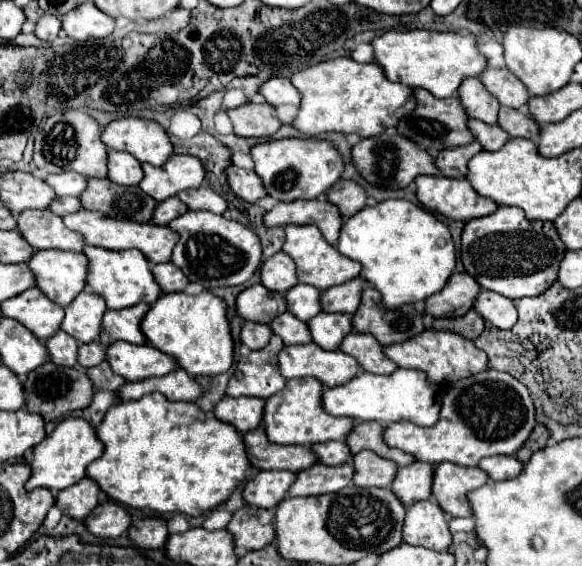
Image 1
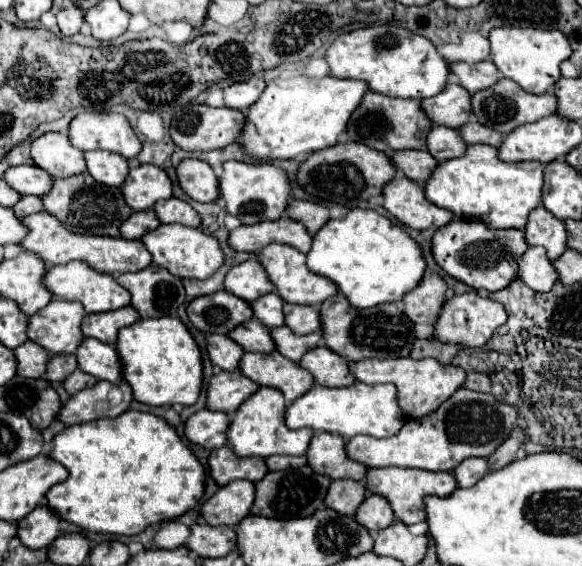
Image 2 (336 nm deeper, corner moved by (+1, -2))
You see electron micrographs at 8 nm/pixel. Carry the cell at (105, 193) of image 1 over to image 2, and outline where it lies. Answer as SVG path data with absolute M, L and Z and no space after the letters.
M89 173L73 175L67 179L55 179L53 189L47 195L43 195L43 207L47 213L55 215L73 233L117 237L121 223L131 217L131 207L123 203L121 189L95 183L95 179L91 179Z

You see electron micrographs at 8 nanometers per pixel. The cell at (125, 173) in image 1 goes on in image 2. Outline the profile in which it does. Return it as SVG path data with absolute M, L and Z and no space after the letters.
M87 151L85 161L91 177L109 187L121 187L129 171L127 159L111 151Z

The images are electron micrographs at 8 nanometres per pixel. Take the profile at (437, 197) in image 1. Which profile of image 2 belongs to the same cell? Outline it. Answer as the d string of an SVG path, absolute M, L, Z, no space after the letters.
M397 175L393 181L385 185L383 197L385 197L383 207L399 223L411 229L437 231L455 217L451 211L429 203L425 199L425 189L403 175Z

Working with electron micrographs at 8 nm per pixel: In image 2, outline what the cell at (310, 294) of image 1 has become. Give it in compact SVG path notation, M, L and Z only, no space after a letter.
M267 293L267 295L259 297L257 301L253 301L251 309L253 309L255 317L269 329L283 325L283 299L279 299L279 295Z

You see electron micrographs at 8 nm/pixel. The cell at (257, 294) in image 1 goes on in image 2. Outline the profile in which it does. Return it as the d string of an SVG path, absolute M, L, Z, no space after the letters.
M227 291L193 299L187 307L187 315L191 323L205 333L231 333L239 323L253 319L251 303Z

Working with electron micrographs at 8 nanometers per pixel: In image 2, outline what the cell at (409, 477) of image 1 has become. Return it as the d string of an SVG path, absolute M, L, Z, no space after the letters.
M369 495L361 507L355 513L357 521L361 525L365 525L369 531L377 531L377 529L385 529L395 521L395 513L391 511L391 505L387 503L387 499L383 499L381 495Z

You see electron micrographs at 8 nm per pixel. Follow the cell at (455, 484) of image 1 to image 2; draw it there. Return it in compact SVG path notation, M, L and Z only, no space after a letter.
M383 467L383 469L371 469L365 477L365 485L371 493L379 493L383 497L387 497L387 501L391 503L395 517L407 525L411 523L419 523L425 521L425 509L423 509L423 499L427 495L437 495L437 497L445 497L451 495L451 491L457 489L457 483L453 479L453 473L433 473L427 469L403 469L403 467Z

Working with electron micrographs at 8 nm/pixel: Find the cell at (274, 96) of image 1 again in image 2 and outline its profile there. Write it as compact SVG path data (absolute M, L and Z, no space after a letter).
M253 77L249 81L235 83L225 89L225 105L231 109L245 111L247 107L251 107L251 103L259 99L259 95L265 91L265 85L267 83L261 77Z

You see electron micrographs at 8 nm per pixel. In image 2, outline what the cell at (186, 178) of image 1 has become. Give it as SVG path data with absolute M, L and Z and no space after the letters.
M131 165L129 167L129 177L123 183L123 197L133 211L151 209L157 201L169 199L171 195L173 195L173 183L161 167L157 167L157 165Z

